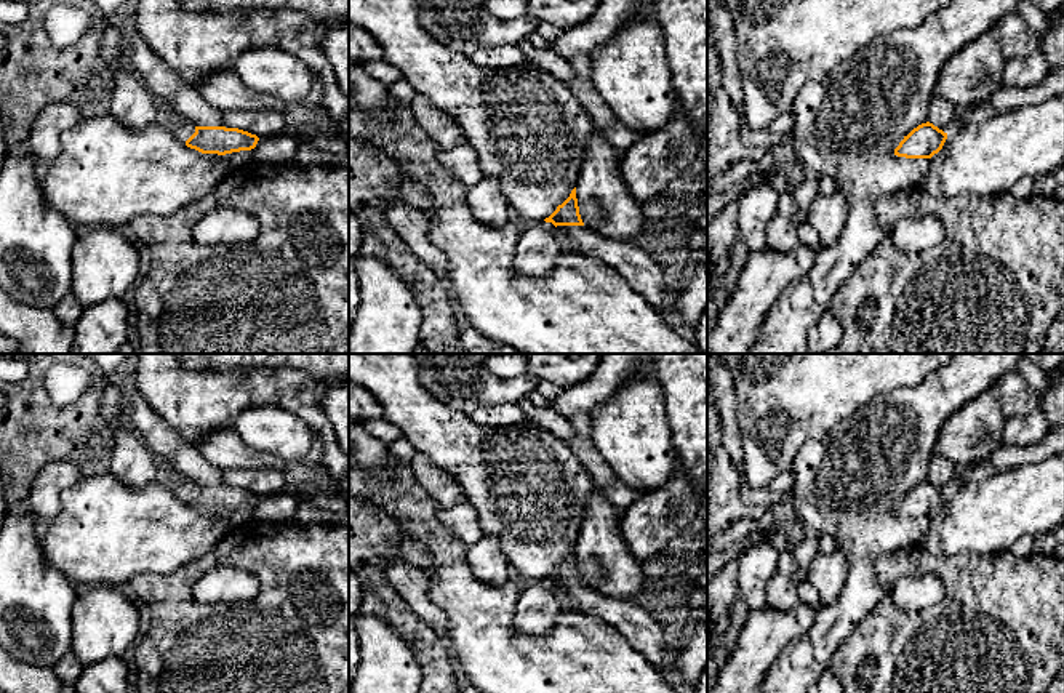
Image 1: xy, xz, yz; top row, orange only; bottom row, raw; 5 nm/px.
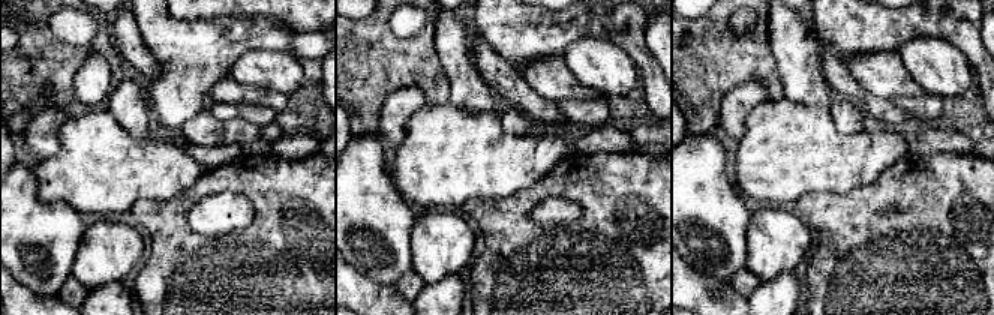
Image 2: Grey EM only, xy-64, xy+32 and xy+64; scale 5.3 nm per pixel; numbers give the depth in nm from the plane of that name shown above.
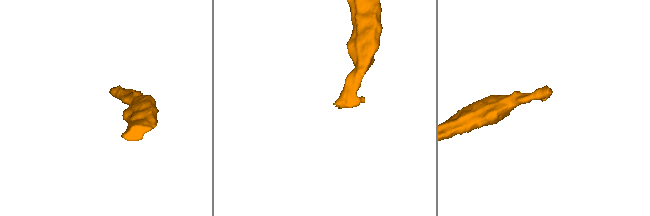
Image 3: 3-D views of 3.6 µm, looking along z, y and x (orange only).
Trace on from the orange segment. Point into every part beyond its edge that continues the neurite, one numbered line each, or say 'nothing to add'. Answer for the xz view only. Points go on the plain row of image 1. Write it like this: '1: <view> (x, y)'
1: xz (538, 608)

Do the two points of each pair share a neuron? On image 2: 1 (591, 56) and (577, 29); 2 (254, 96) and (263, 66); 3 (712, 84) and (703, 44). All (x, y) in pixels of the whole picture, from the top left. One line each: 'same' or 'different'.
1: different
2: different
3: same

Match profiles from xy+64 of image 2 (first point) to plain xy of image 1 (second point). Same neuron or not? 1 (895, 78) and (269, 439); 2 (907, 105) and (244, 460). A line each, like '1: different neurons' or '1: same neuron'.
1: different neurons
2: different neurons

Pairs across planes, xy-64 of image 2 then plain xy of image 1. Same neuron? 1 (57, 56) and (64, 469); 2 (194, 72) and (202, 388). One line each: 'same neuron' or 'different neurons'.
1: different neurons
2: same neuron

